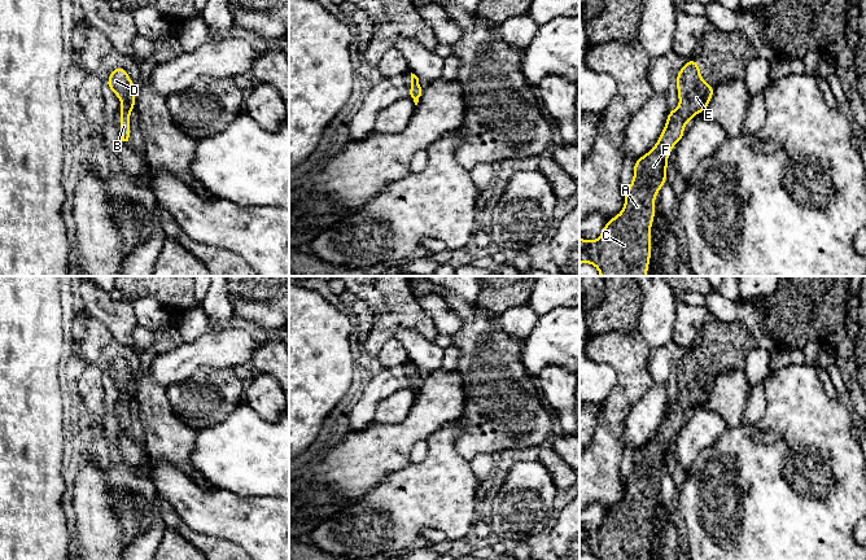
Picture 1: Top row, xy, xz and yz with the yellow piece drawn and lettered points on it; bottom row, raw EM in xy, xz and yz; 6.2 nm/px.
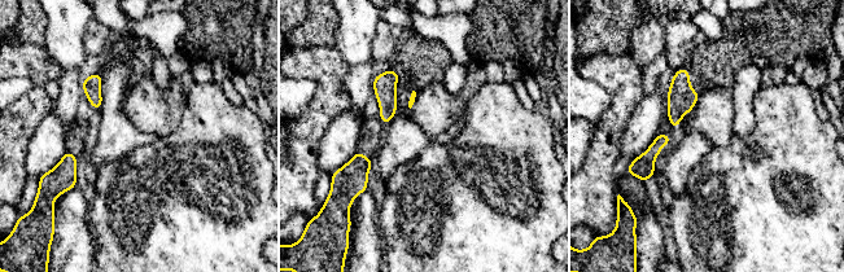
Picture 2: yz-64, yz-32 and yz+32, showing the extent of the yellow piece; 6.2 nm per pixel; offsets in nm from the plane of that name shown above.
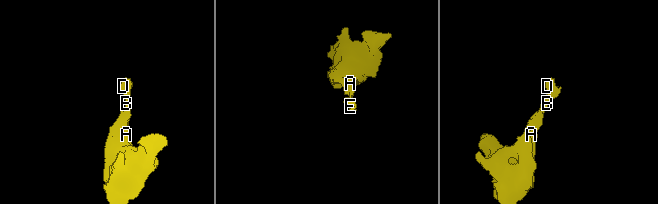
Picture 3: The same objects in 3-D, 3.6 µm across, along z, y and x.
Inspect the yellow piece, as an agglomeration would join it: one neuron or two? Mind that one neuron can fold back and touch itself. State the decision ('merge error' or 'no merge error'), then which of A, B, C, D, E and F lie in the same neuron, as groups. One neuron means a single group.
no merge error; groups A B C D E F

